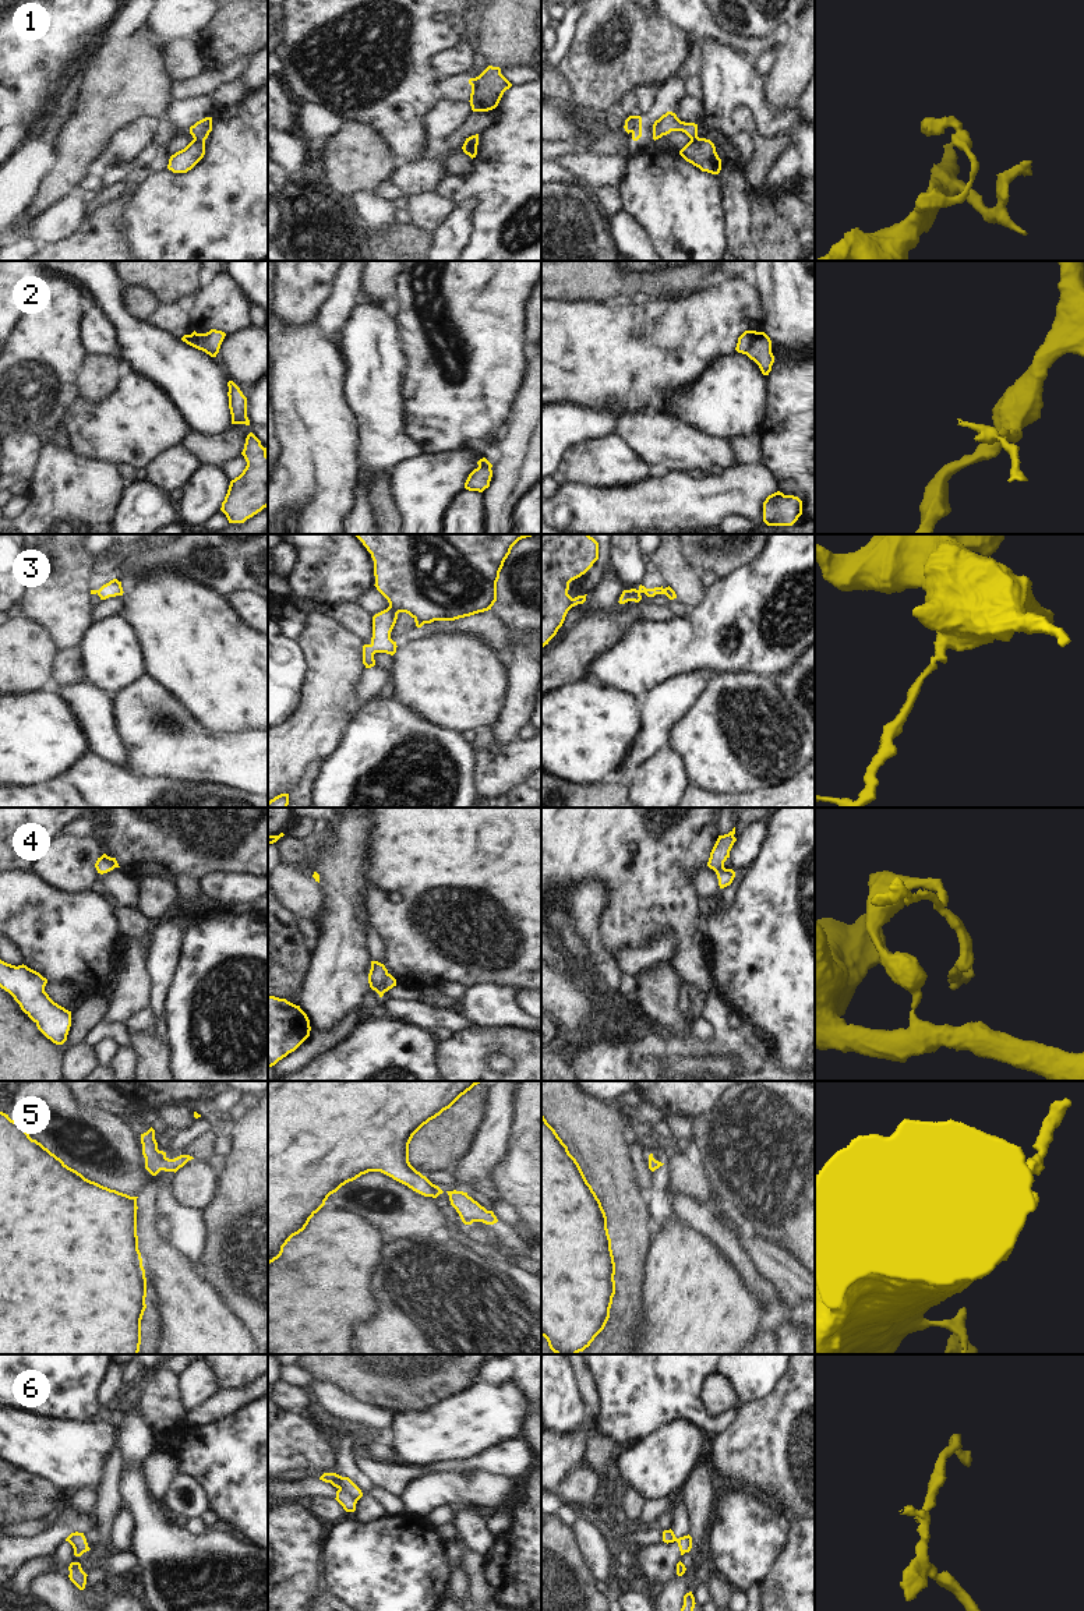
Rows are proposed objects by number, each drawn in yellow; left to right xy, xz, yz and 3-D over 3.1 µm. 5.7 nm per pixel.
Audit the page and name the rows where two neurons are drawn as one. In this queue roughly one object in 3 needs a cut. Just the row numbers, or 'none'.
1, 2, 4, 6

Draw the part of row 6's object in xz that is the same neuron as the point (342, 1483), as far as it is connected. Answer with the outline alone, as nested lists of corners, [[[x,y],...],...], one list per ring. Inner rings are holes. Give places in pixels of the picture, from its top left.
[[[324,1473],[319,1480],[331,1483],[333,1487],[343,1490],[356,1501],[363,1497],[361,1490],[349,1477],[342,1477],[336,1473]]]

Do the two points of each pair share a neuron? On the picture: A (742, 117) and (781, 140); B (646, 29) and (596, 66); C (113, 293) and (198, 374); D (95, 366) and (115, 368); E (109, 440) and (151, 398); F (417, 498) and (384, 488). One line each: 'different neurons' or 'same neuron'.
A: same neuron
B: same neuron
C: same neuron
D: same neuron
E: same neuron
F: different neurons

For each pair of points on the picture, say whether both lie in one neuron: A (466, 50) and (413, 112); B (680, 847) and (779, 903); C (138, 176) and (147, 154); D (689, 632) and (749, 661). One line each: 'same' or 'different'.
A: different
B: different
C: same
D: same

